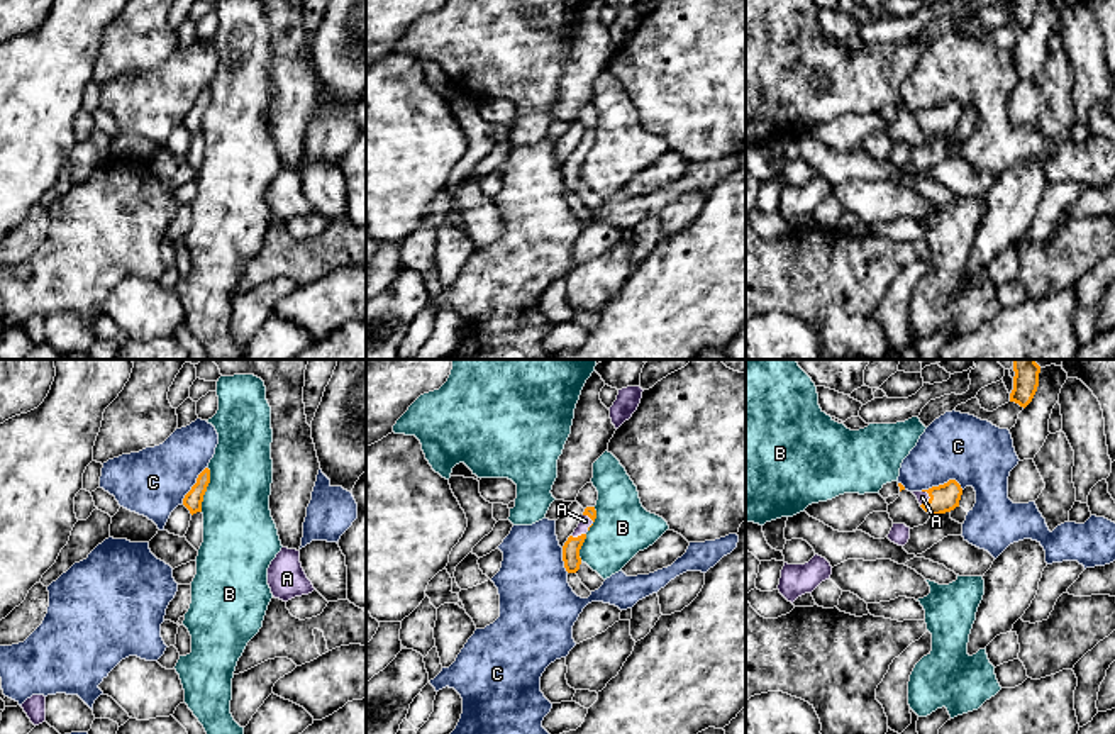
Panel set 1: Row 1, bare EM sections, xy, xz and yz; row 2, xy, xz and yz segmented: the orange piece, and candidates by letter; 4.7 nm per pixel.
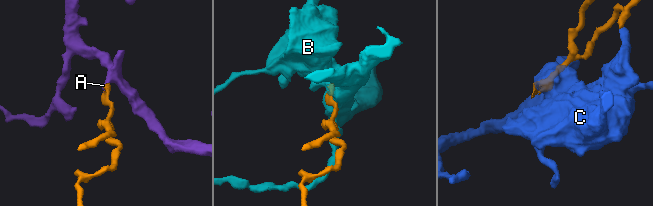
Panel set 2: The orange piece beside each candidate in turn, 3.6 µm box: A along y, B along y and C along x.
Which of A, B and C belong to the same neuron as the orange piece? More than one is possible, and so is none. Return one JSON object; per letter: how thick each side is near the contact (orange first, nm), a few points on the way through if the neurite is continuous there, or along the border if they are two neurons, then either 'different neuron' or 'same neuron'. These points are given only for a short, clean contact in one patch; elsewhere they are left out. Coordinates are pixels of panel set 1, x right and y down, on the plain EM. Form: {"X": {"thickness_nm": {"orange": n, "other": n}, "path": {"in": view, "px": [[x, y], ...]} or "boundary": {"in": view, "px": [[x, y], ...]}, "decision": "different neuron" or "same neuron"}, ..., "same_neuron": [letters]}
{"A": {"thickness_nm": {"orange": 80, "other": 60}, "path": {"in": "xz", "px": [[571, 168], [578, 156], [585, 141]]}, "decision": "same neuron"}, "B": {"thickness_nm": {"orange": 90, "other": 340}, "decision": "different neuron"}, "C": {"thickness_nm": {"orange": 130, "other": 320}, "decision": "different neuron"}, "same_neuron": ["A"]}

